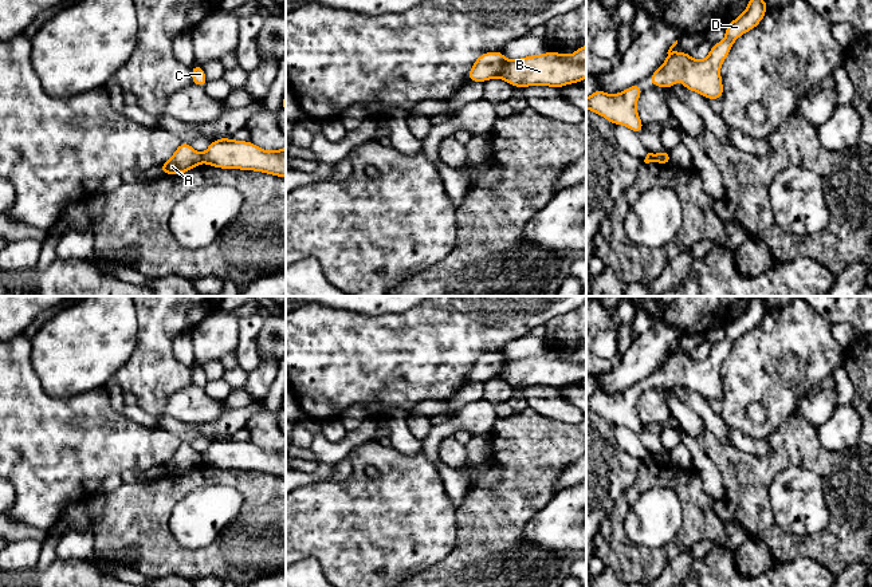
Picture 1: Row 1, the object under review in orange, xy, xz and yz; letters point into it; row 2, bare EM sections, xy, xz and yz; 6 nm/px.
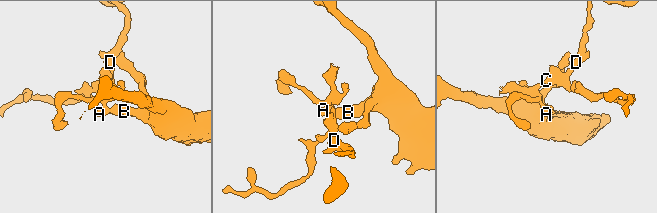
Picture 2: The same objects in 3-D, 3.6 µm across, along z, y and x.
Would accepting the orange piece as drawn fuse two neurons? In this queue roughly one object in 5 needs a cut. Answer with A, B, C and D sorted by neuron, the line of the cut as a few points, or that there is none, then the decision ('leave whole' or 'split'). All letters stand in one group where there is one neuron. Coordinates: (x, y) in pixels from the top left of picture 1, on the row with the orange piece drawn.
A C D / B | xz (507, 60), (498, 75) | split

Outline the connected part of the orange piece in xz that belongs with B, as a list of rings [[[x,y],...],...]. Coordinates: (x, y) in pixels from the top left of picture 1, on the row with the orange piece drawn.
[[[586,44],[571,55],[549,51],[507,60],[499,78],[512,87],[542,84],[559,88],[565,84],[580,83],[586,78]]]

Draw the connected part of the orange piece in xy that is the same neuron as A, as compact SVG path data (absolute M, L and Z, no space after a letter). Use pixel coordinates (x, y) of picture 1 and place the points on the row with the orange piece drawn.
M181 142L173 155L161 165L158 172L164 174L184 174L203 162L200 153L188 142Z

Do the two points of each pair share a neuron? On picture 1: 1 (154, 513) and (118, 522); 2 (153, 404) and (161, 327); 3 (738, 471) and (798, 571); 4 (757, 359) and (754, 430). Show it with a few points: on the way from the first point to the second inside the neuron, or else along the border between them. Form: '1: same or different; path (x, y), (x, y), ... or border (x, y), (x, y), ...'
1: same; path (145, 513), (134, 515), (128, 520)
2: same; path (153, 385), (153, 346)
3: different; border (819, 560), (796, 556), (789, 560), (774, 562)
4: same; path (747, 377), (741, 387), (741, 413)

